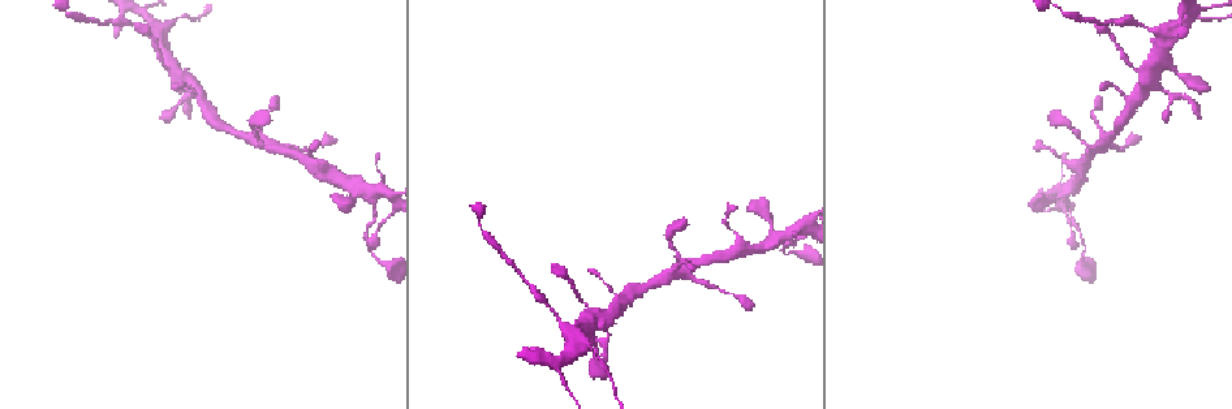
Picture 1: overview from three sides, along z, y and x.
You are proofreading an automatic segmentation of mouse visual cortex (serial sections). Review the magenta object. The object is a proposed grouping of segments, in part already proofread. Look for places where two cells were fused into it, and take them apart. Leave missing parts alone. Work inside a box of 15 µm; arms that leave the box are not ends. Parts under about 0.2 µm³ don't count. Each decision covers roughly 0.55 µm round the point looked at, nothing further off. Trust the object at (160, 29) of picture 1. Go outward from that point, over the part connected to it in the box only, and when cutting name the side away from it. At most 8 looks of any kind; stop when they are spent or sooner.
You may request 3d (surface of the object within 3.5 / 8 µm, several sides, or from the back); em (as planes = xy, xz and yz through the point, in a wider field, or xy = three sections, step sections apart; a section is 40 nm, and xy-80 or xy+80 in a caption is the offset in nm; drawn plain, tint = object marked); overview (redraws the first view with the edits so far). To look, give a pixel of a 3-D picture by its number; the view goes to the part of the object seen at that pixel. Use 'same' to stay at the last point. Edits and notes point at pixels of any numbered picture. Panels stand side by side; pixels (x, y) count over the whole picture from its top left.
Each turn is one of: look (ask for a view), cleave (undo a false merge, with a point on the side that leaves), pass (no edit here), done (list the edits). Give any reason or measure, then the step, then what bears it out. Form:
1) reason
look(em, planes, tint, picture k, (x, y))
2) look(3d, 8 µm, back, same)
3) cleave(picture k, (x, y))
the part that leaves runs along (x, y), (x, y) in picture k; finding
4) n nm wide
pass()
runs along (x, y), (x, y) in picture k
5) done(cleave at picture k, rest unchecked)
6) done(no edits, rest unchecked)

a fork
look(3d, 3.5 µm, picture 1, (268, 143))

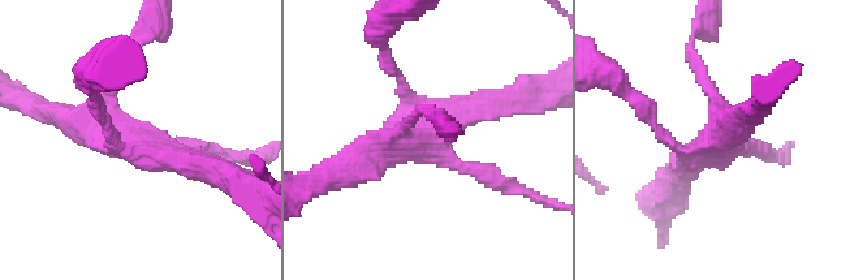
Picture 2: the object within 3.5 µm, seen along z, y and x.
look(em, xy, step 3, tint, picture 2, (417, 135))

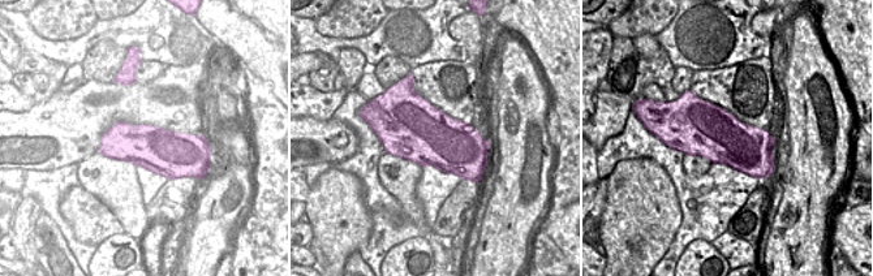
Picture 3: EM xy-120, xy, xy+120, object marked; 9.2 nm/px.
look(em, xy, step 2, tint, same)

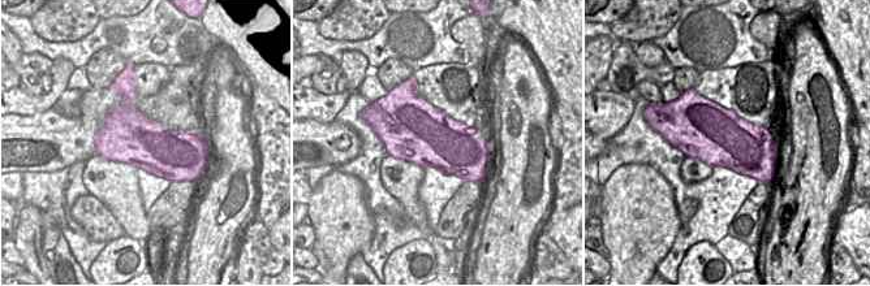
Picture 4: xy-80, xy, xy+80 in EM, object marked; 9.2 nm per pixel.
600 nm wide
pass()
runs along (348, 169), (456, 112), (496, 106) in picture 2; all the same cell

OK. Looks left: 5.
look(3d, 3.5 µm, picture 1, (790, 231))

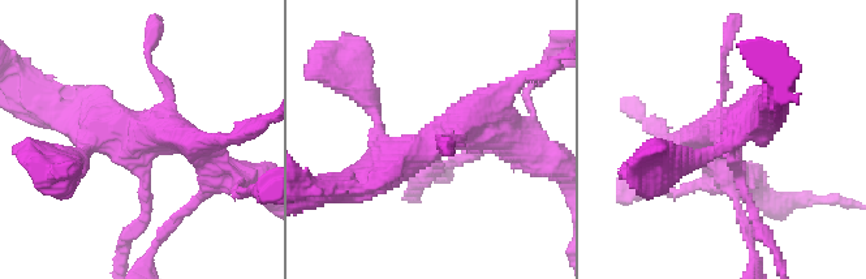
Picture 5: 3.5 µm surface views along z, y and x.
look(em, xy, step 5, tint, picture 5, (135, 140))

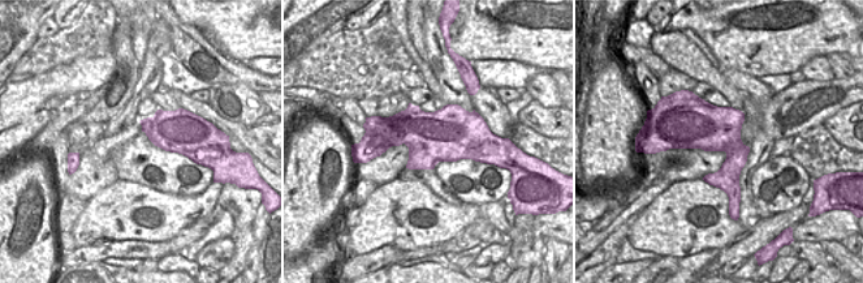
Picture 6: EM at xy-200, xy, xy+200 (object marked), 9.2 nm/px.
look(em, planes, tint, same)

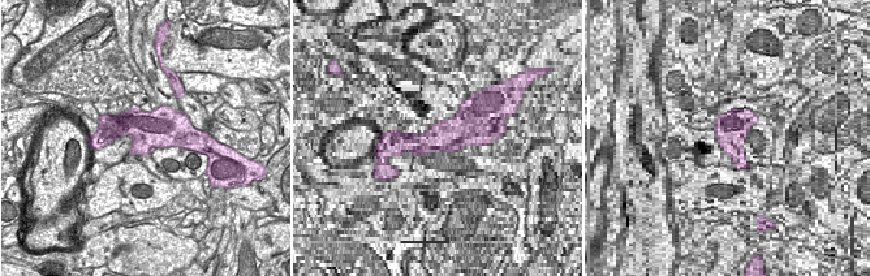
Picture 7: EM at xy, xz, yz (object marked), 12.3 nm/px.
pass()
runs along (362, 185), (474, 115), (498, 128) in picture 5; continuous, no second cell

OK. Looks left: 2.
thin neck
look(3d, 3.5 µm, picture 1, (547, 304))

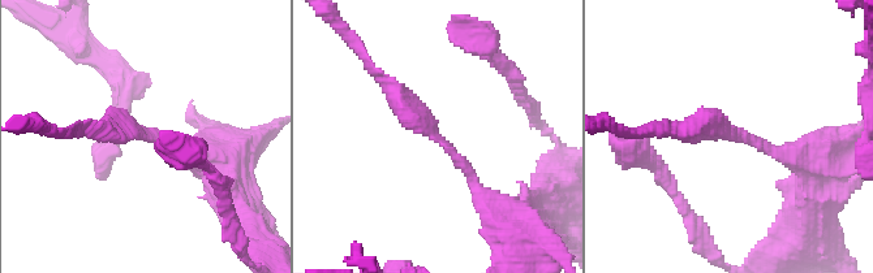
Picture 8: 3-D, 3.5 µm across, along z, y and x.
look(em, xy, step 3, tint, picture 8, (146, 138))

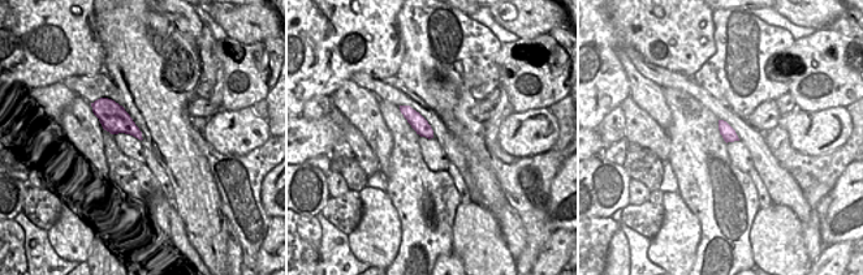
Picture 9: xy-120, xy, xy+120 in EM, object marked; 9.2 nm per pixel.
150 nm wide
pass()
runs along (487, 202), (468, 168), (379, 78) in picture 8; one cell here

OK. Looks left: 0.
done(no edits, rest unchecked)

